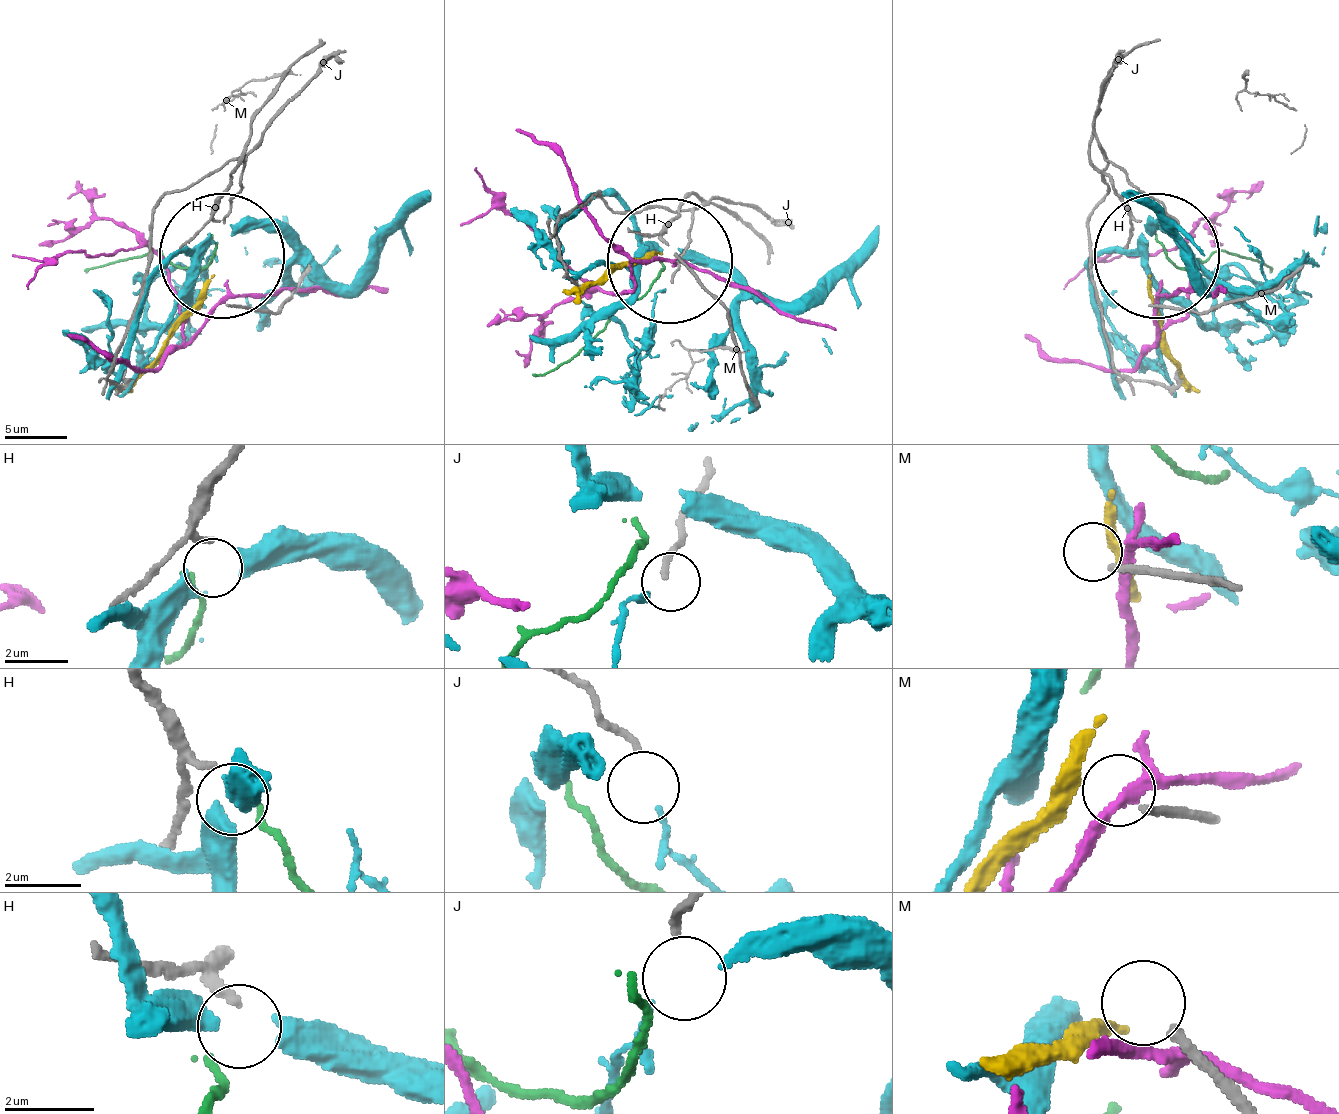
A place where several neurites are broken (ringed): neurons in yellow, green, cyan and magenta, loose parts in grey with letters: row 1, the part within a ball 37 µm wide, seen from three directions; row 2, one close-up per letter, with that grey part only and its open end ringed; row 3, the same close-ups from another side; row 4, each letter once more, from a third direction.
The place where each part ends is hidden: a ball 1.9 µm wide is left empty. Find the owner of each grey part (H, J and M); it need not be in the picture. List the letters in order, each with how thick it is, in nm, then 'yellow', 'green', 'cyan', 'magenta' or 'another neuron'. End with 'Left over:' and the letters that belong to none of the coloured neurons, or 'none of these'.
H: calibre 140 nm; another neuron
J: calibre 180 nm; another neuron
M: calibre 240 nm; another neuron
Left over: H, J, M

